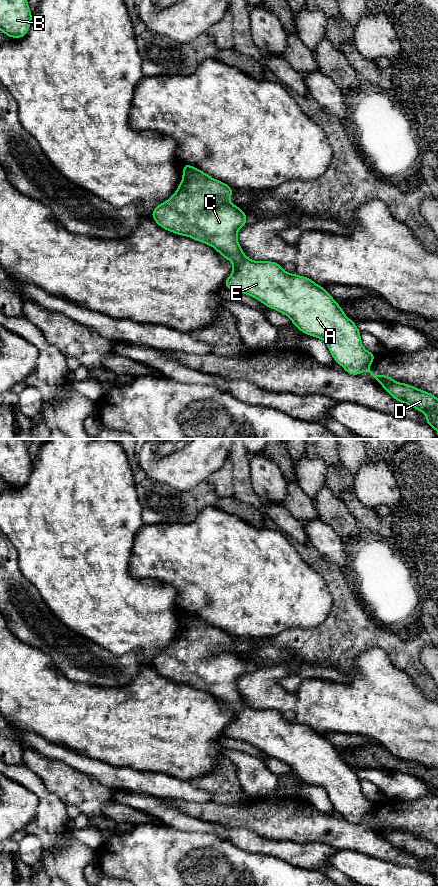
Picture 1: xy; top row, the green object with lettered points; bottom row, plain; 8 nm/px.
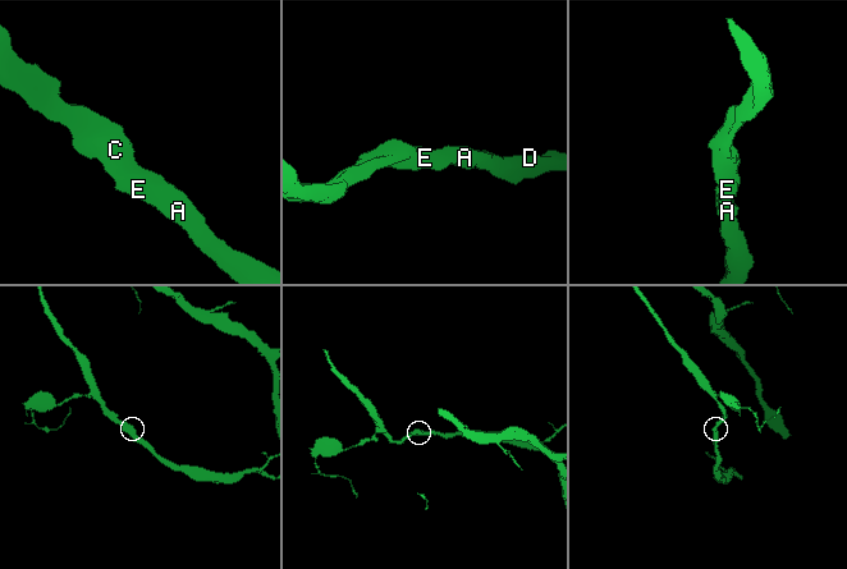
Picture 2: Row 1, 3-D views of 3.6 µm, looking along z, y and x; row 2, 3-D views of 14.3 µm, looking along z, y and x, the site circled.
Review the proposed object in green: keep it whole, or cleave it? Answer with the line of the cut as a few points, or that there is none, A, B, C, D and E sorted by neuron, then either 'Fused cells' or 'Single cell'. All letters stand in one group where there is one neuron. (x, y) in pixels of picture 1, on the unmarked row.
No split. Groups: A B C D E. Single cell

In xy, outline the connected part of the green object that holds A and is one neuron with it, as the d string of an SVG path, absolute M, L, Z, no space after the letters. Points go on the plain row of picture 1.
M184 611L182 629L176 640L167 649L159 652L152 659L151 665L167 679L188 684L195 689L212 694L225 707L233 711L233 719L225 728L227 737L257 747L268 756L288 764L292 772L301 780L323 787L334 809L341 813L345 820L359 823L367 819L370 825L376 827L395 848L410 853L417 859L422 859L427 864L425 872L432 874L438 880L438 846L429 840L406 831L398 831L387 823L377 823L368 817L367 815L374 809L375 801L370 801L363 795L360 778L323 734L317 733L308 725L286 720L276 710L254 709L243 701L237 681L248 670L246 661L228 650L232 642L233 638L229 633Z

